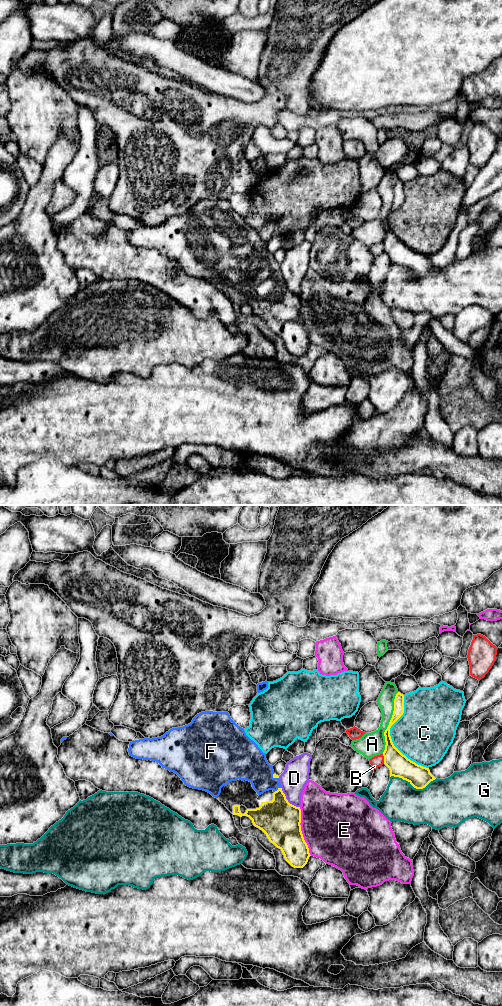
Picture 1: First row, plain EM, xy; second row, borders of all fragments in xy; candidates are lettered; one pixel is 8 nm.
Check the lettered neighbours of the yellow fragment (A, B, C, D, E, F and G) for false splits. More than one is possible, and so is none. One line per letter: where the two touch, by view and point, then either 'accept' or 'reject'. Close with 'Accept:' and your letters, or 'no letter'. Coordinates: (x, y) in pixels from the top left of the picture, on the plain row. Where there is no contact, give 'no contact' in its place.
A: xy (389, 211) | reject
B: xy (384, 247) | reject
C: xy (390, 225) | reject
D: xy (287, 288) | reject
E: xy (301, 319) | reject
F: xy (278, 277) | accept
G: xy (413, 274) | reject
Accept: F

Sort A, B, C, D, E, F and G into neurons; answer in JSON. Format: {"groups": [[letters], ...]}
{"groups": [["A"], ["B"], ["C"], ["D"], ["E"], ["F"], ["G"]]}

